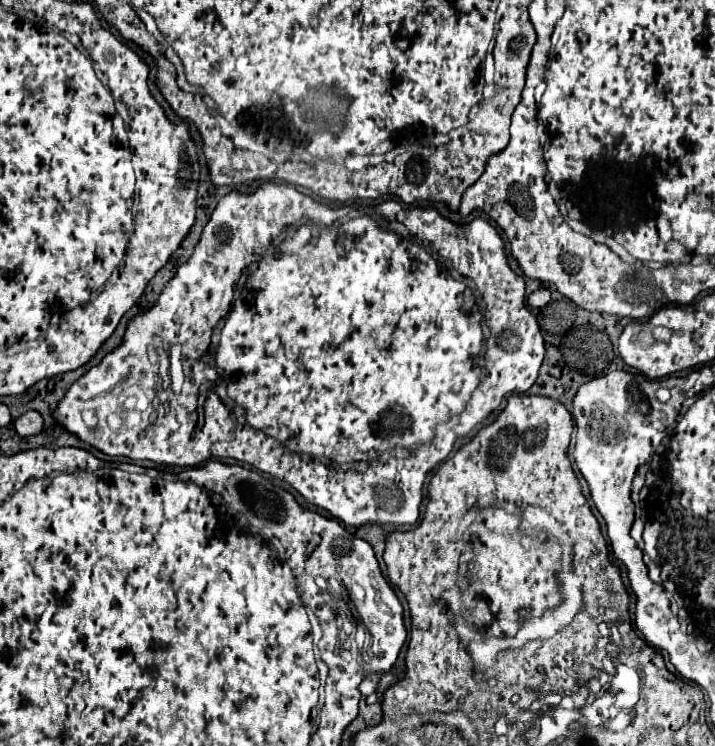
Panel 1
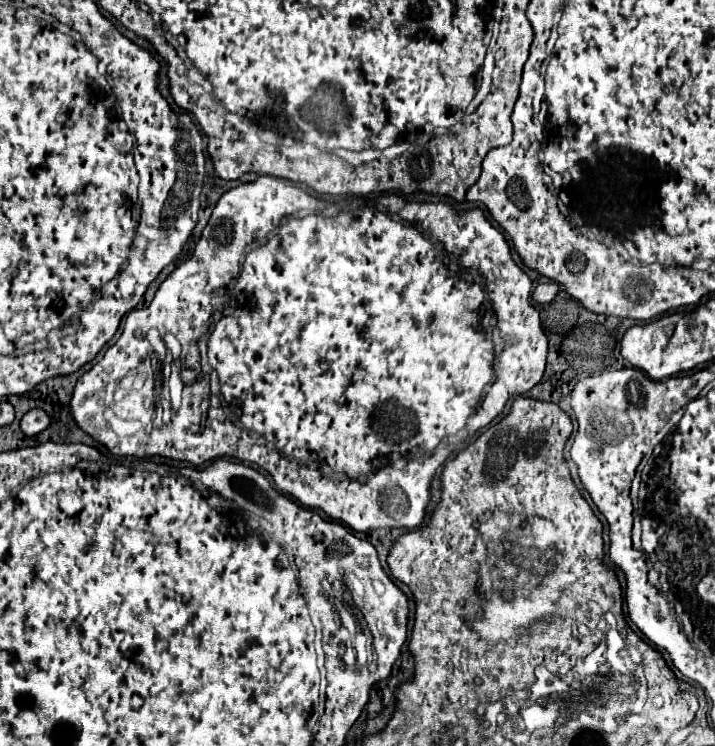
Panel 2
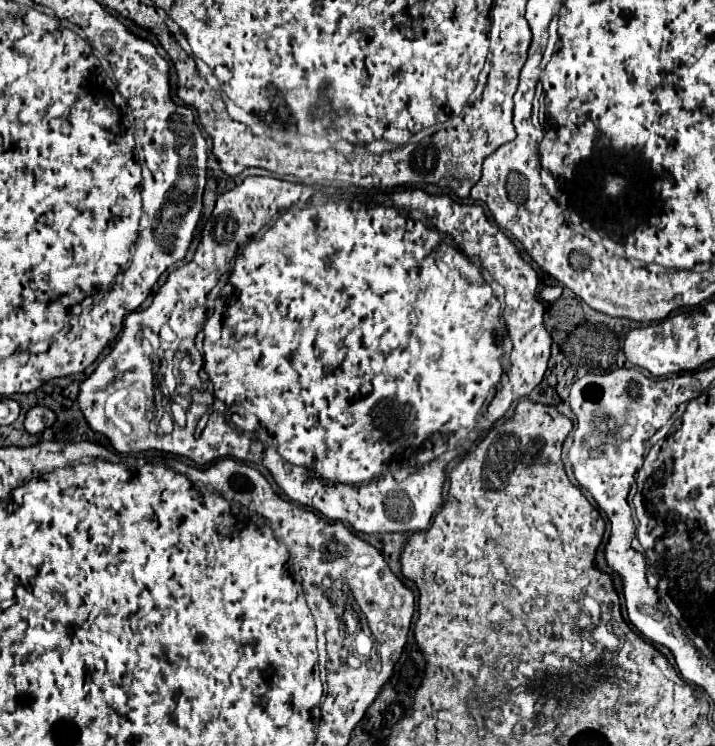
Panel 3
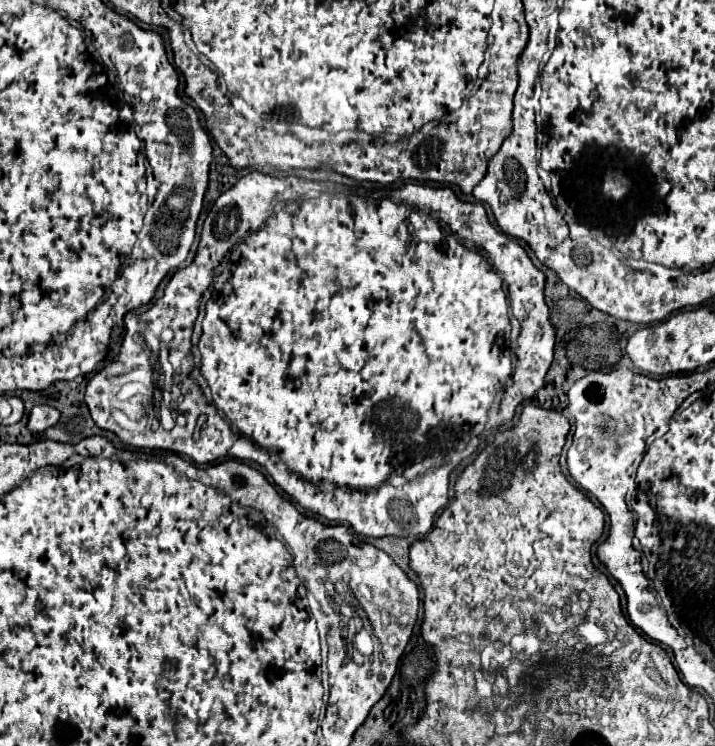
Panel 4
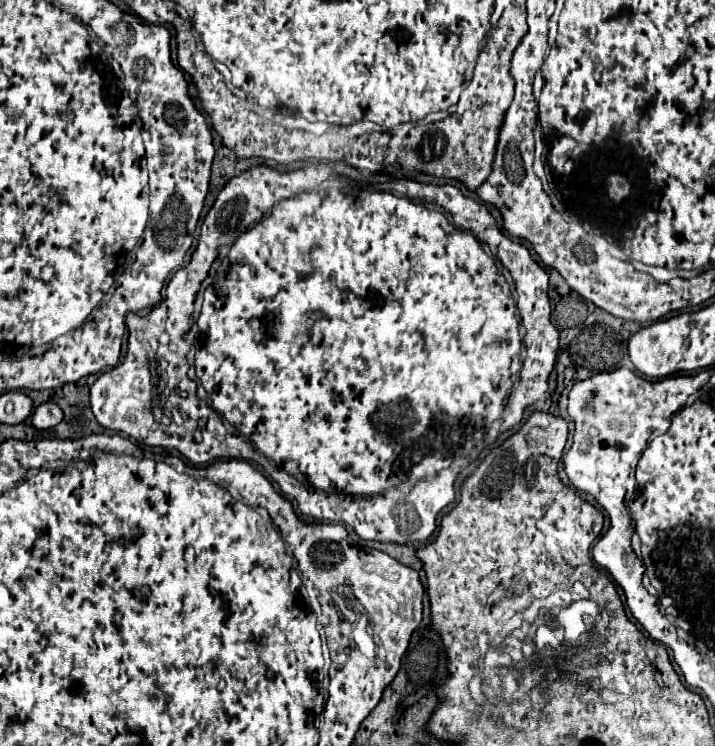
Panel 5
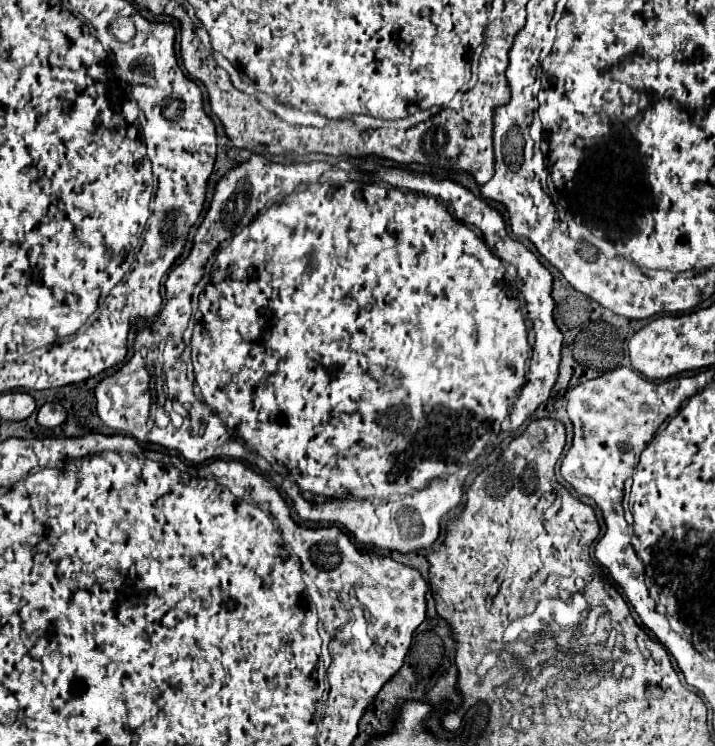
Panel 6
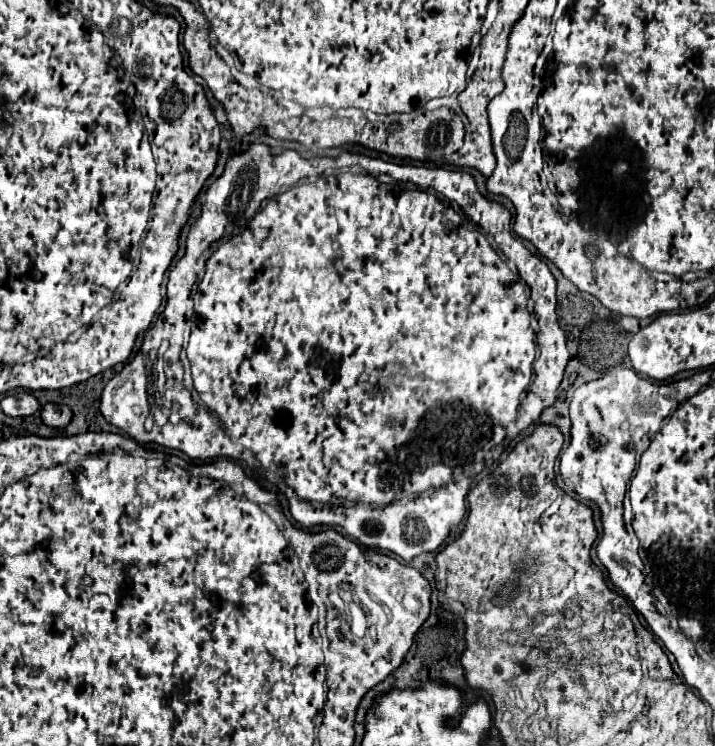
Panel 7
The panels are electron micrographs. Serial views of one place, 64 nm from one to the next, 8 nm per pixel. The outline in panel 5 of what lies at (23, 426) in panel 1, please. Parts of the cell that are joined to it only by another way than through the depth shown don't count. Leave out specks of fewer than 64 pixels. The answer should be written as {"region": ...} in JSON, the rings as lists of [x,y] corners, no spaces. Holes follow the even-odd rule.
{"region":[[[46,402],[46,404],[40,404],[34,414],[32,414],[32,424],[38,428],[38,430],[48,430],[48,428],[54,428],[62,422],[64,418],[64,412],[54,404],[54,402]]]}

